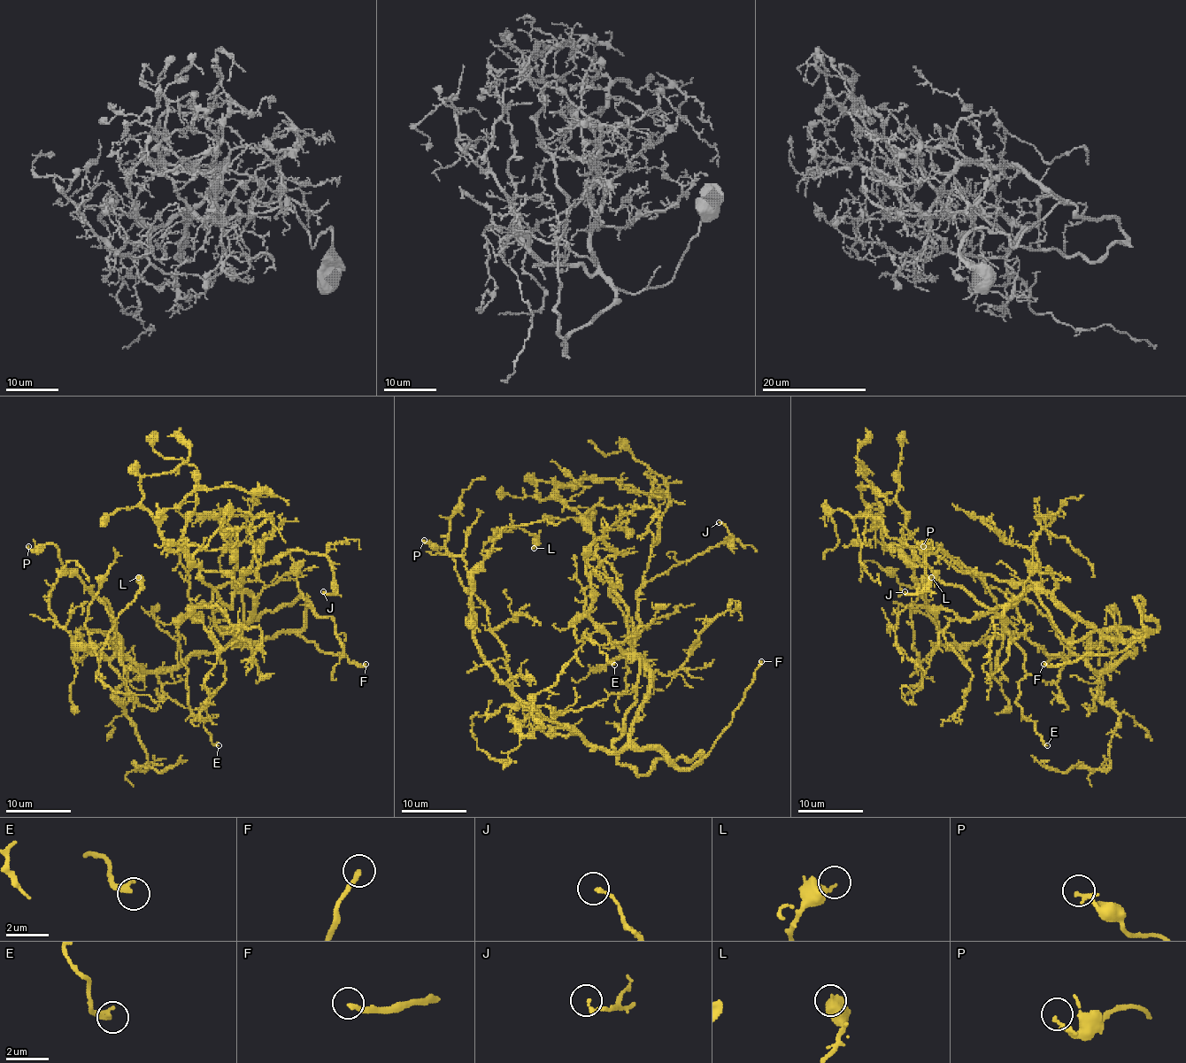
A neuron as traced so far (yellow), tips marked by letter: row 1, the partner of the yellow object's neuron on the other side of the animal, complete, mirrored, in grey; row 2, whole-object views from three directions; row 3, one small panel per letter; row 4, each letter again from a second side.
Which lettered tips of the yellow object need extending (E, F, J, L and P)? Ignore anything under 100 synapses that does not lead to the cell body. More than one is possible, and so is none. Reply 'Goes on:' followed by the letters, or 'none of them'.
Goes on: F

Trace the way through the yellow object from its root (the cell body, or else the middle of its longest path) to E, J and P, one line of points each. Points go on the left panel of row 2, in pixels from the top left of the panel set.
E: (234, 637), (250, 621), (252, 598), (229, 583), (208, 603), (198, 603), (177, 629), (188, 706), (219, 745)
J: (234, 637), (252, 612), (252, 598), (238, 581), (242, 572), (288, 550), (323, 554), (336, 593), (323, 591)
P: (234, 637), (177, 666), (142, 670), (117, 652), (110, 606), (53, 544), (28, 546)

